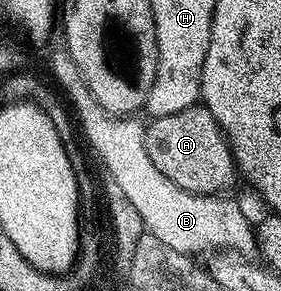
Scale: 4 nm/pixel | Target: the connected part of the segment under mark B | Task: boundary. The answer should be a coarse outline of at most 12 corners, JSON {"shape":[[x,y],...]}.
{"shape":[[65,43],[50,70],[145,231],[192,256],[257,249],[229,195],[190,193],[148,159],[145,123],[110,115]]}

